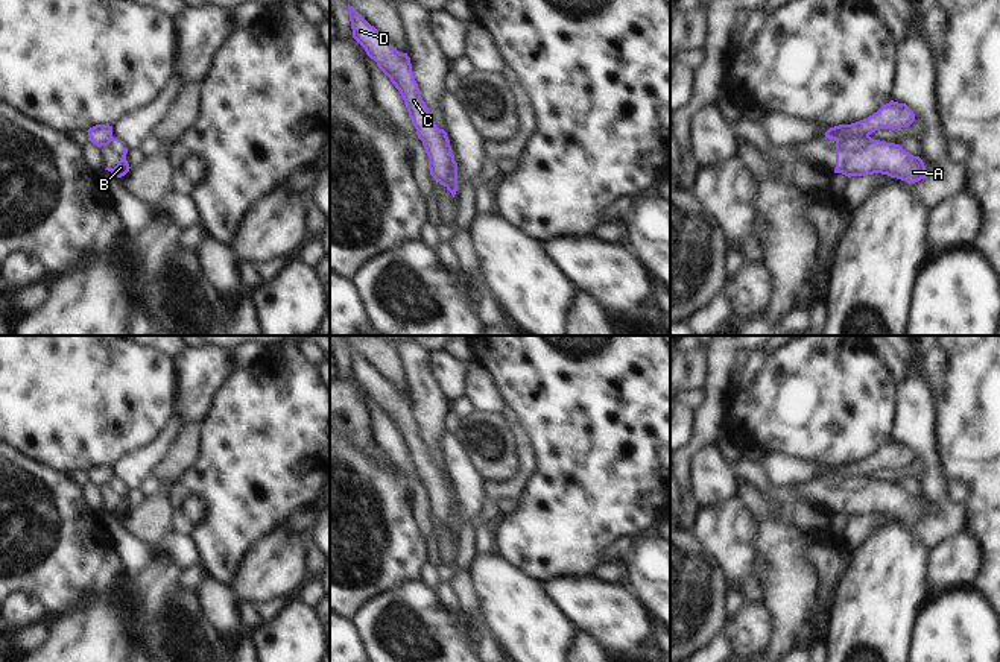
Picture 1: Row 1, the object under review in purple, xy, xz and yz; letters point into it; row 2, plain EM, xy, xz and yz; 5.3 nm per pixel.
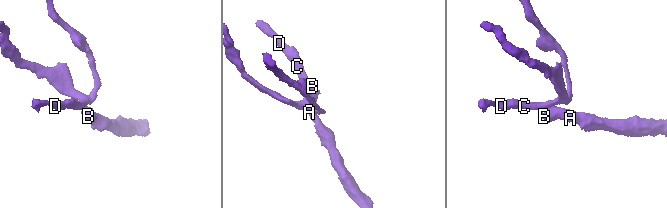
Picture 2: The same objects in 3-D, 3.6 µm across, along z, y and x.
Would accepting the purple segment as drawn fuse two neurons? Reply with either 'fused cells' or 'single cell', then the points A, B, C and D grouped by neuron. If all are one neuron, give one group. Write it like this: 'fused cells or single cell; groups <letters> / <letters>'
fused cells; groups A B / C D

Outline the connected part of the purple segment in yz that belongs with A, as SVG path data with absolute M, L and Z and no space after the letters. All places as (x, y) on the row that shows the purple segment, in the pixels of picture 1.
M827 137L836 141L836 169L848 178L881 173L915 184L929 176L919 156L906 152L900 144L871 137Z

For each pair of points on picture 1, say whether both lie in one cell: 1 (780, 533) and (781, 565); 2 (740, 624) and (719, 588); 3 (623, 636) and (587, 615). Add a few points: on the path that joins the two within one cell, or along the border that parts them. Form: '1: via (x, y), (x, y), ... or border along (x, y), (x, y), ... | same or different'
1: via (780, 541), (781, 557) | same
2: border along (730, 615), (722, 632) | different
3: via (614, 627), (602, 615), (596, 615) | same

